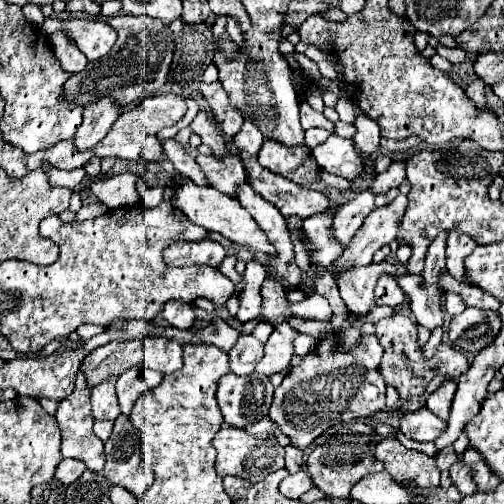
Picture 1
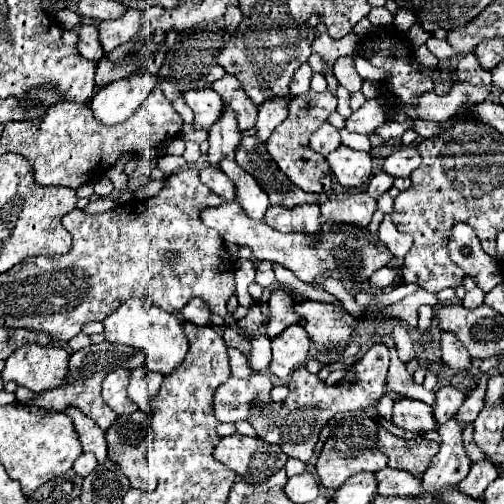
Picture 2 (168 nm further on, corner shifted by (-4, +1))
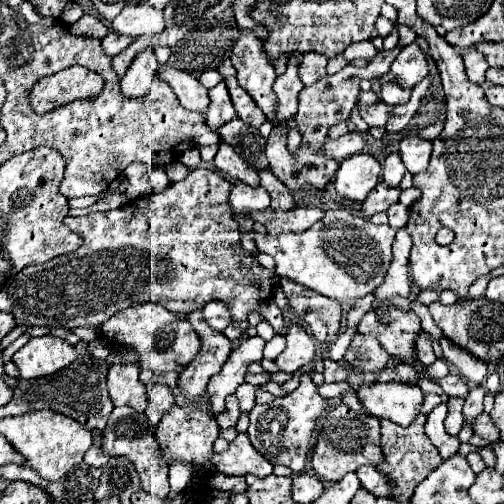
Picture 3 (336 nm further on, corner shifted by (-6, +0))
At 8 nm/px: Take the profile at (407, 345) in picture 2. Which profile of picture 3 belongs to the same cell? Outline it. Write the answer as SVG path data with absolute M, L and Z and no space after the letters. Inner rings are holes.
M418 338L416 340L416 358L418 358L418 362L422 362L424 366L430 366L434 360L436 360L436 354L434 354L434 350L432 350L432 342L430 340L426 340L426 338Z

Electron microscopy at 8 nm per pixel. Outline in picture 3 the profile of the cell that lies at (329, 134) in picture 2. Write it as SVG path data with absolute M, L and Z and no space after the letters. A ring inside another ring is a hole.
M346 132L340 138L326 138L326 142L322 144L320 154L340 162L340 160L344 160L344 158L348 158L352 154L360 154L362 148L364 148L362 136L358 132Z

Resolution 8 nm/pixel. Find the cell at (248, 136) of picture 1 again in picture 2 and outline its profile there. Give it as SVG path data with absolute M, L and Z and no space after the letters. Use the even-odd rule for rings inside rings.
M270 99L270 103L262 103L260 111L258 111L258 139L266 141L270 137L270 133L286 119L288 115L288 103L284 99Z

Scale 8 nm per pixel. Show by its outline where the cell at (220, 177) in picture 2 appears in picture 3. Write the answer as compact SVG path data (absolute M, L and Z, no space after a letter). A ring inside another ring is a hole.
M236 182L230 190L230 210L232 210L234 218L238 220L240 232L252 231L254 221L250 214L262 212L268 206L270 206L270 196L262 186L250 188L248 184Z

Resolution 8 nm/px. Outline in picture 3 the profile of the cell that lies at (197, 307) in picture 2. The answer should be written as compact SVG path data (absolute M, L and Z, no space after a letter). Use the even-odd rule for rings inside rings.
M212 300L212 302L204 304L202 314L204 314L204 320L208 322L208 326L212 326L214 330L220 330L222 332L226 326L232 324L232 318L228 314L228 308L222 302L218 302L218 300Z

